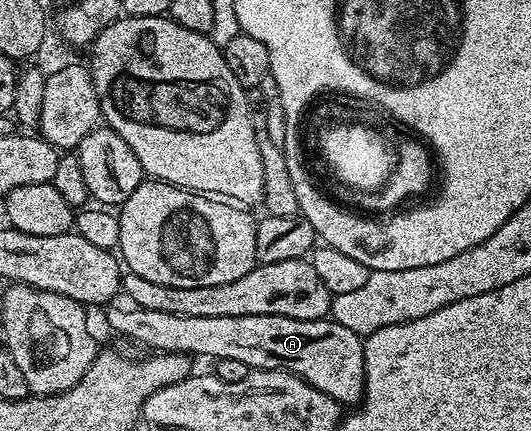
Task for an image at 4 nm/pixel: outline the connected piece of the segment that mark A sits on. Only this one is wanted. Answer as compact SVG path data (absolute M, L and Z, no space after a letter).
M111 302L105 305L106 324L114 332L135 340L158 354L177 352L191 357L210 356L211 361L233 358L244 362L252 370L280 370L299 376L316 386L340 406L361 405L366 395L366 367L364 366L363 337L348 326L340 326L333 318L300 321L298 318L276 314L255 314L243 317L182 317L180 314L161 313Z

